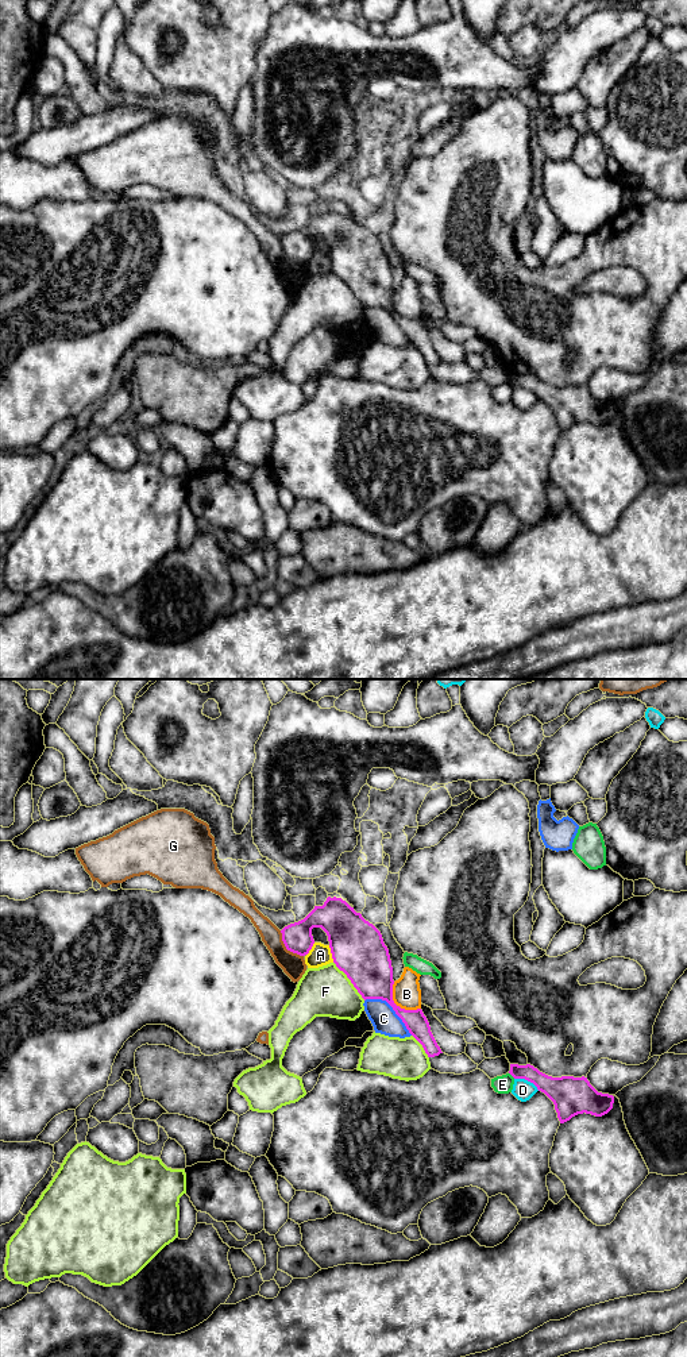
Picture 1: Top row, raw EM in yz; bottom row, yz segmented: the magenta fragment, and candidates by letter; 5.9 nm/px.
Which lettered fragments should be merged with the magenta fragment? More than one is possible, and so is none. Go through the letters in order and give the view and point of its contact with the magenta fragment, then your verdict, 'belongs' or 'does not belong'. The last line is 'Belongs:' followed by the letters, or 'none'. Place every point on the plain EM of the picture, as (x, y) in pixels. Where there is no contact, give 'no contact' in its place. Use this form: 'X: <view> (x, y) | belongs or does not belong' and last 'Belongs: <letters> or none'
A: yz (332, 262) | does not belong
B: yz (396, 313) | does not belong
C: yz (392, 315) | does not belong
D: yz (527, 388) | does not belong
E: yz (512, 384) | does not belong
F: yz (350, 288) | does not belong
G: yz (286, 257) | does not belong
Belongs: none

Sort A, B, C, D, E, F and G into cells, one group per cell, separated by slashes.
A / B / C / D / E / F / G

